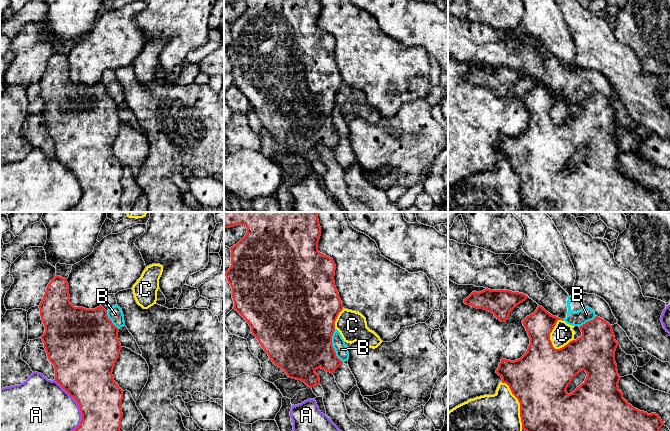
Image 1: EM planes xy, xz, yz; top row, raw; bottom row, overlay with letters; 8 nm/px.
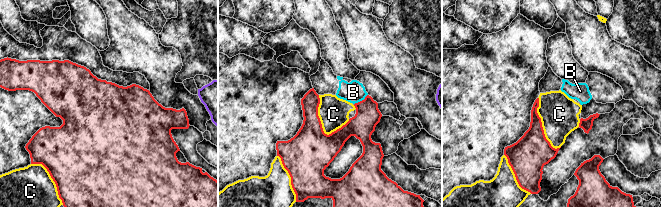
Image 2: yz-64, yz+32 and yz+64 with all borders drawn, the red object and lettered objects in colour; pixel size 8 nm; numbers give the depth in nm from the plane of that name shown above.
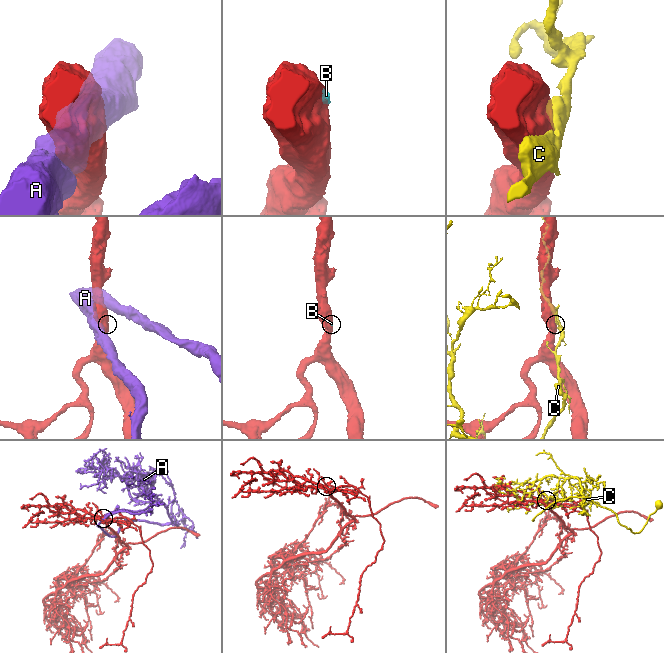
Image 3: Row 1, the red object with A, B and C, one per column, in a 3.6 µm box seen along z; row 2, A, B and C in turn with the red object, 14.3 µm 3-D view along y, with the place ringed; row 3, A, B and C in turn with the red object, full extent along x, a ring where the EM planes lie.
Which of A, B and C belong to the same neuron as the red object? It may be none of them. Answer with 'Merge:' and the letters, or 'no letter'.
Merge: no letter

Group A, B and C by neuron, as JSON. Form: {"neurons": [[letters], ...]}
{"neurons": [["A"], ["B"], ["C"]]}

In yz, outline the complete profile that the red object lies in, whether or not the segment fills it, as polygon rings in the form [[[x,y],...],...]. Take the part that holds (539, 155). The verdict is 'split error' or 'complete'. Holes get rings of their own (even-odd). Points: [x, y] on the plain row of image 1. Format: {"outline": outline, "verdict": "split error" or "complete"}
{"outline": [[[538,81],[536,87],[522,97],[530,114],[527,128],[515,137],[502,134],[496,146],[502,154],[501,158],[509,162],[520,179],[522,206],[527,207],[530,212],[662,212],[659,205],[664,200],[659,191],[634,184],[623,174],[623,169],[619,166],[618,159],[621,153],[615,138],[615,127],[619,119],[615,116],[612,101],[596,92],[579,103],[581,113],[560,125],[555,125],[550,116],[550,109],[558,96],[563,97]],[[580,147],[587,149],[585,157],[568,170],[568,161]]], "verdict": "complete"}

